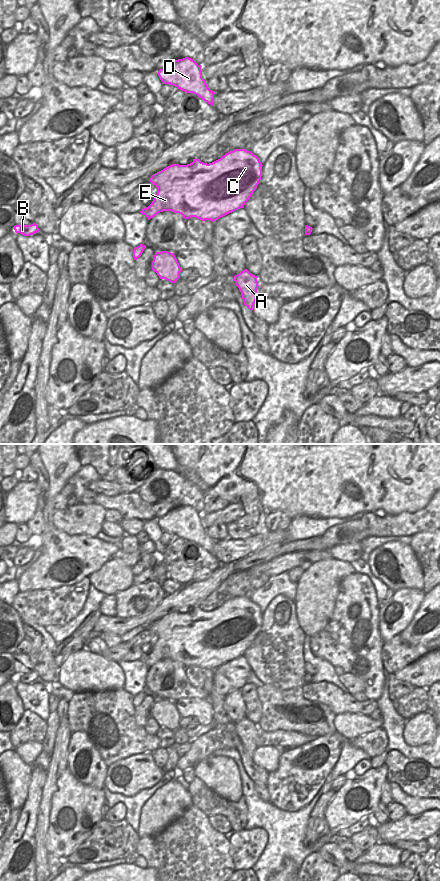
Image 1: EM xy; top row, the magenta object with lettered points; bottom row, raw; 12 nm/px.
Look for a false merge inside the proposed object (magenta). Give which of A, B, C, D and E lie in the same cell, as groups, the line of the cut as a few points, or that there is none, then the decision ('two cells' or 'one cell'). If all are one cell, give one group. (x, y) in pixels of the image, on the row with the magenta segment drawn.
A B C D E | no cut | one cell

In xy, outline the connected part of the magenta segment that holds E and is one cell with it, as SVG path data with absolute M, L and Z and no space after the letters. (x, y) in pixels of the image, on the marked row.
M245 149L230 151L209 164L201 162L200 159L193 159L193 162L187 165L172 164L151 176L149 181L157 187L157 194L152 203L143 208L140 213L148 220L160 212L172 211L181 214L185 220L195 217L202 221L214 222L229 213L244 208L261 180L262 166L259 158Z

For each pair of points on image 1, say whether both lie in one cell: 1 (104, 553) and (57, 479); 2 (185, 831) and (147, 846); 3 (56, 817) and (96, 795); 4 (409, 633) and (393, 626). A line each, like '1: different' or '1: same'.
1: same
2: same
3: same
4: different

